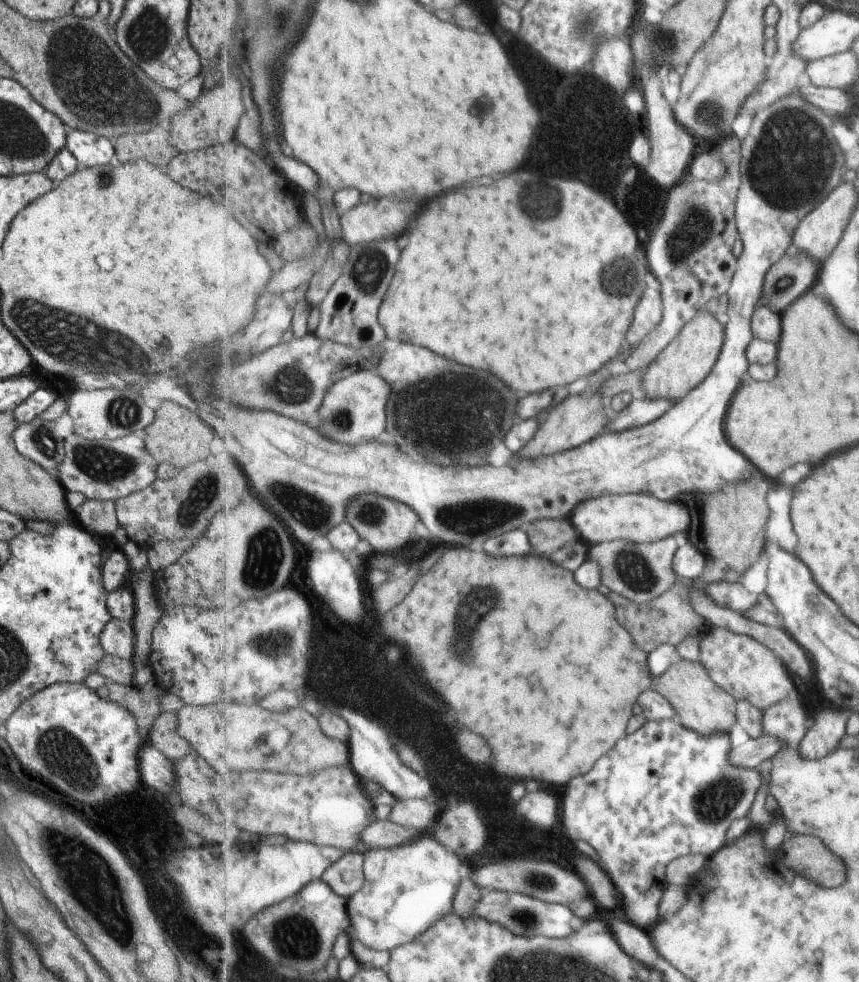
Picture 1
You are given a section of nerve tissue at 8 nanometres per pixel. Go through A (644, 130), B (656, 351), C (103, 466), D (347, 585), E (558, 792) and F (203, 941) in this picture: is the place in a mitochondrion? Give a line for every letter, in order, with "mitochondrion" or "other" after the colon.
A: other
B: other
C: mitochondrion
D: other
E: other
F: other

